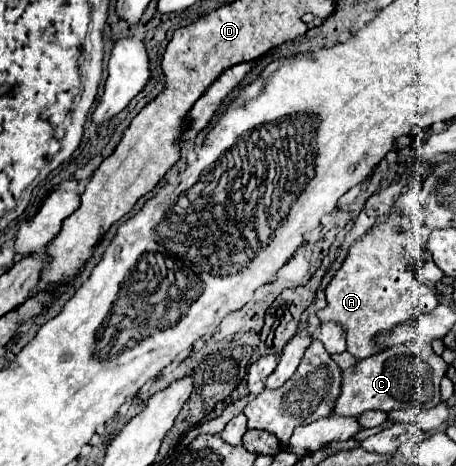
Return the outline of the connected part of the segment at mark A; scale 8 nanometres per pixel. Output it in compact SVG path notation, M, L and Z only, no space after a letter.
M391 214L385 222L373 226L363 238L359 238L351 246L345 264L341 266L341 270L335 274L335 278L327 286L327 290L325 290L327 306L317 312L317 318L321 322L329 322L329 320L337 322L345 330L347 352L351 352L355 358L361 360L361 358L379 354L383 350L383 346L379 346L375 342L377 334L391 332L395 326L399 326L411 318L419 318L421 314L431 312L439 304L437 294L419 278L419 272L417 272L417 264L425 262L429 256L429 252L425 248L427 236L429 236L429 230L423 226L421 220L413 220L405 214Z

